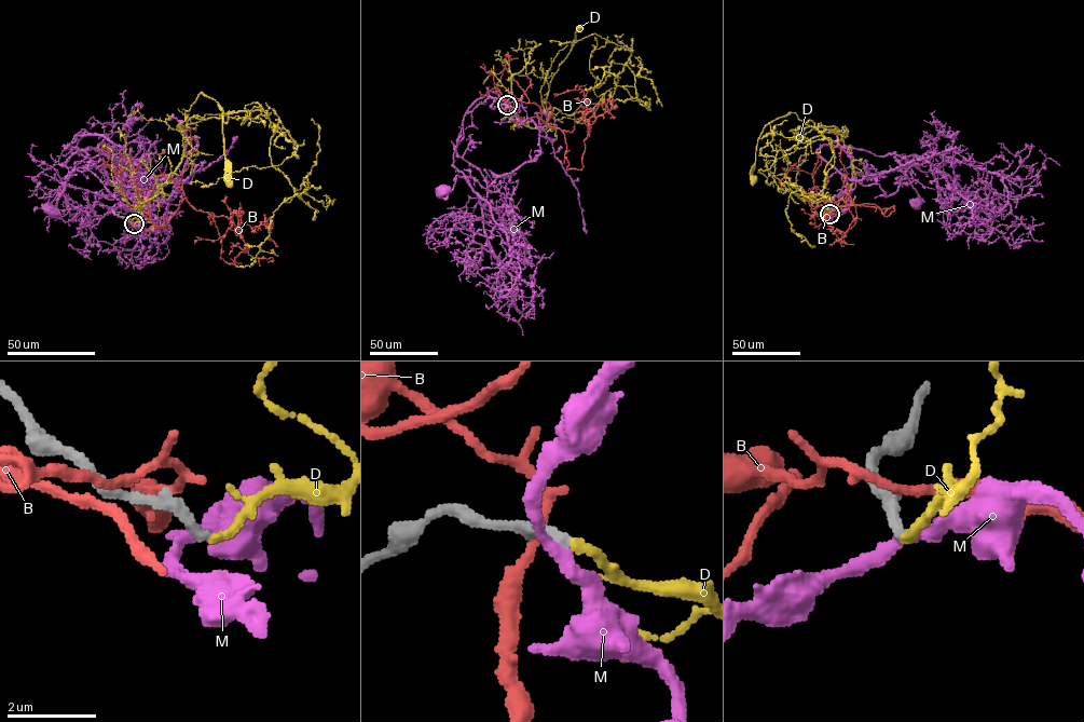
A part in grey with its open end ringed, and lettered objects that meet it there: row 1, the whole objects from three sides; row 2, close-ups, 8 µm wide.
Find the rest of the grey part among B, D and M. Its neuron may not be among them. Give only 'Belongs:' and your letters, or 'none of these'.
Belongs: D

